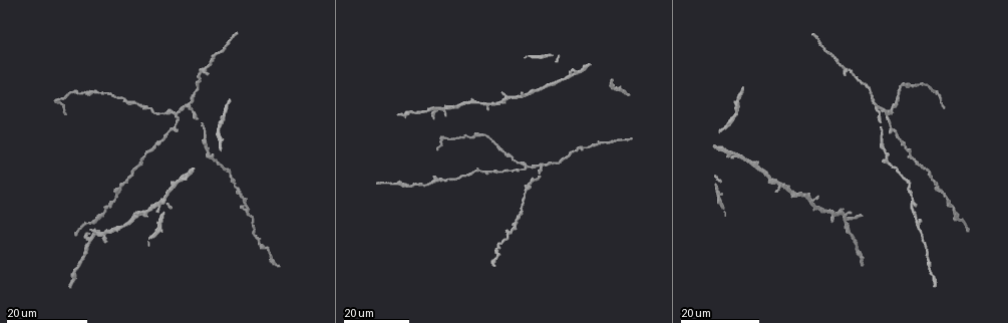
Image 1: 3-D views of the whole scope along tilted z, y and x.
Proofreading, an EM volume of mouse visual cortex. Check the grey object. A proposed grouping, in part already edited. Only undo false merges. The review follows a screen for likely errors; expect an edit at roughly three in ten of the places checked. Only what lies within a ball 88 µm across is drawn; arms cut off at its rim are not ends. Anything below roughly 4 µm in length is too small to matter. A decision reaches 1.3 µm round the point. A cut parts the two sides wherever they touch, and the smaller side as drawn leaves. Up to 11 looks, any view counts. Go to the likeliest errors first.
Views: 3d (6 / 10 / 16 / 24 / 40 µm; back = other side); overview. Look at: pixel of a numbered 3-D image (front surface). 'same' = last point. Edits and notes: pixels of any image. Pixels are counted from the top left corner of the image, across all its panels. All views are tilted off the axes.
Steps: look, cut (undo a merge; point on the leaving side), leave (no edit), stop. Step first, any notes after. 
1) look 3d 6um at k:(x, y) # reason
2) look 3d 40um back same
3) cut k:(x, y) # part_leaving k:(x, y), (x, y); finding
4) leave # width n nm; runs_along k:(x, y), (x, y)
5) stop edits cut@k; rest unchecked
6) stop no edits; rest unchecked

look 3d 16um at 1:(91, 242) # three-way junction

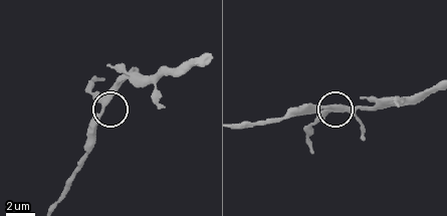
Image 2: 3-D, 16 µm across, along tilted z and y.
look 3d 10um at 2:(329, 105)

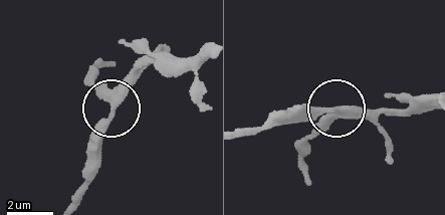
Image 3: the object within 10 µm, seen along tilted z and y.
leave # runs_along 3:(107, 63), (95, 66), (94, 73), (109, 113), (86, 149); one neuron here

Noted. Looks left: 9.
look 3d 24um at 1:(177, 113) # arms part here

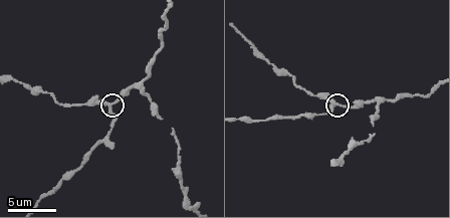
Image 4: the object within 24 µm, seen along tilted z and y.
look 3d 10um at 4:(110, 106)

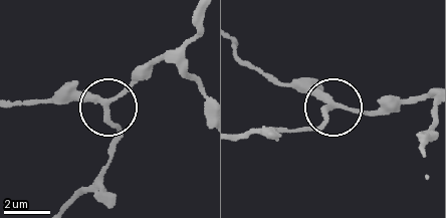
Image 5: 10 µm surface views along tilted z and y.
leave # width 210 nm; runs_along 5:(237, 137), (317, 126), (337, 107), (388, 110); all the same neuron

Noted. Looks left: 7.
look 3d 16um at 4:(334, 163) # a fork

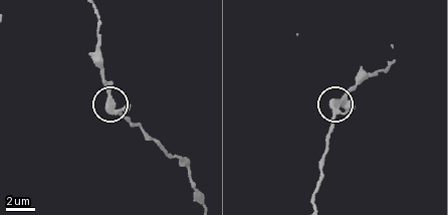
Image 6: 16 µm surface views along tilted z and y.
leave # arms 3; all the same neuron

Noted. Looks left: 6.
look 3d 16um at 1:(812, 201) # three arms meet

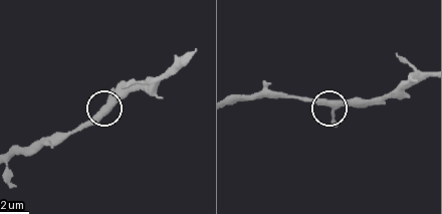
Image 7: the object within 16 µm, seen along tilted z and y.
look 3d 10um at 7:(333, 110) # zoom in

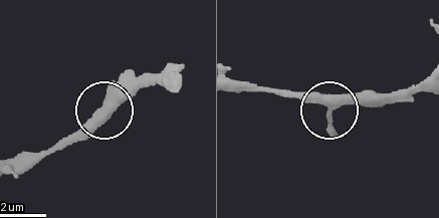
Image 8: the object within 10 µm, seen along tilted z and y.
look 3d 10um back at 8:(333, 108)

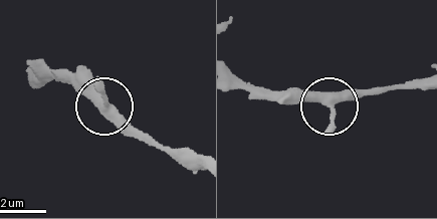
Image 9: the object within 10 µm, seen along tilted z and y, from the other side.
leave # width 300 nm; continuous, no second neuron

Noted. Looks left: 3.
look 3d 16um at 1:(120, 189)

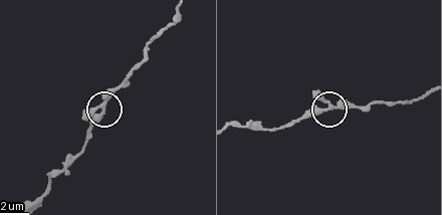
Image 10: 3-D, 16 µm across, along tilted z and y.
look 3d 10um at 10:(99, 115)

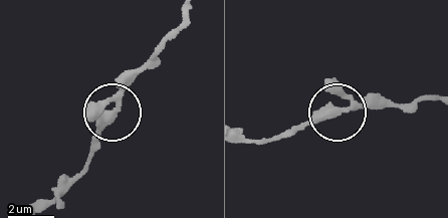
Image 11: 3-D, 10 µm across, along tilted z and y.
leave # side_arm 20 um; arms 3; all the same neuron

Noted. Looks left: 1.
stop no edits; rest unchecked

